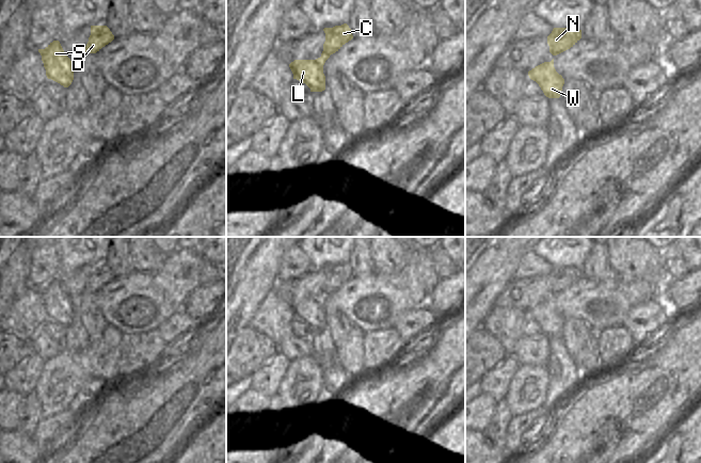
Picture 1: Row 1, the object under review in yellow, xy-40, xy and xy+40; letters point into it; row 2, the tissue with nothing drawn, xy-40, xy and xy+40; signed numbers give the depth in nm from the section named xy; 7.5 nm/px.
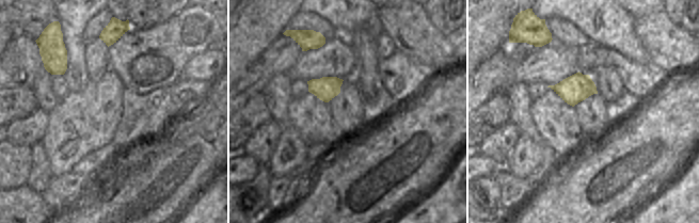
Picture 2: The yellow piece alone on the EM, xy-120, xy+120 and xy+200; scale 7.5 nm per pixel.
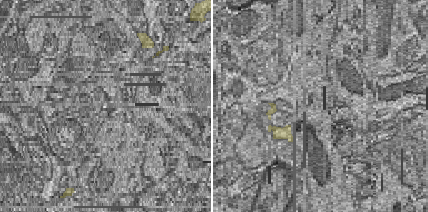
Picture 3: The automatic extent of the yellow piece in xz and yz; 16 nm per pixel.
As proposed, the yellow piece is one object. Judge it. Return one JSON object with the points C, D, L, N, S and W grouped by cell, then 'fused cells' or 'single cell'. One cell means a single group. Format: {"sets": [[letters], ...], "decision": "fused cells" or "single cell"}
{"sets": [["C", "D", "N"], ["L", "S", "W"]], "decision": "fused cells"}

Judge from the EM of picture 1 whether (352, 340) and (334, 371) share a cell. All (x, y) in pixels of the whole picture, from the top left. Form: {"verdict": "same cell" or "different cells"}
{"verdict": "different cells"}

